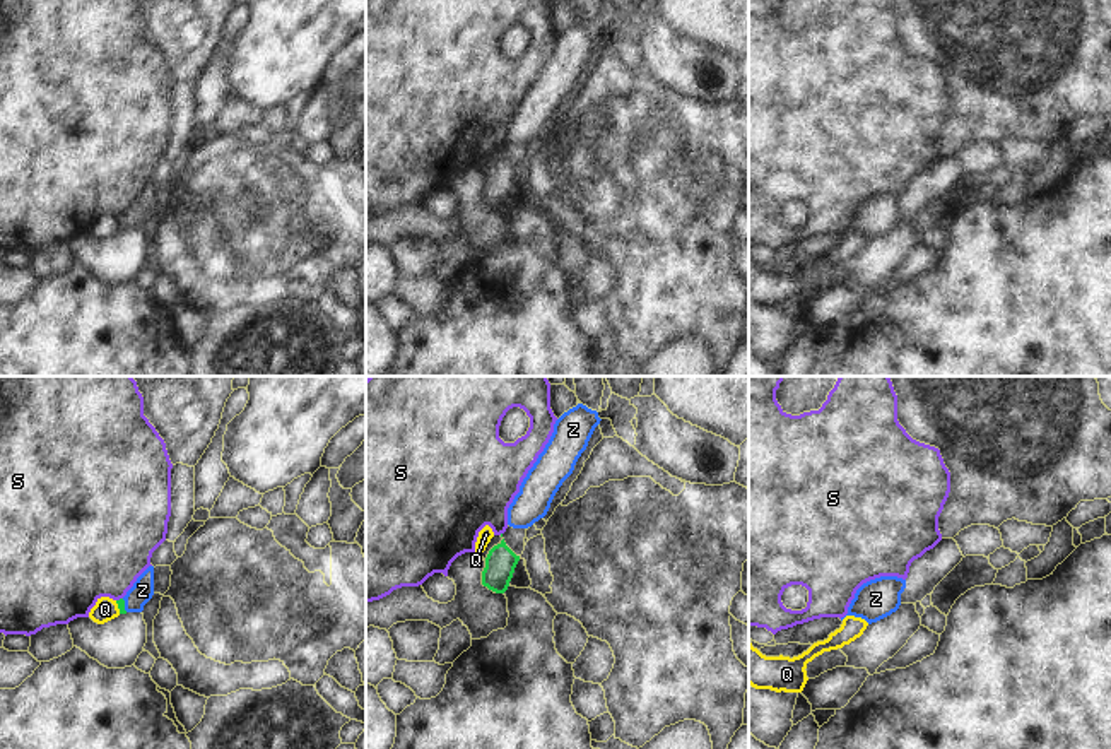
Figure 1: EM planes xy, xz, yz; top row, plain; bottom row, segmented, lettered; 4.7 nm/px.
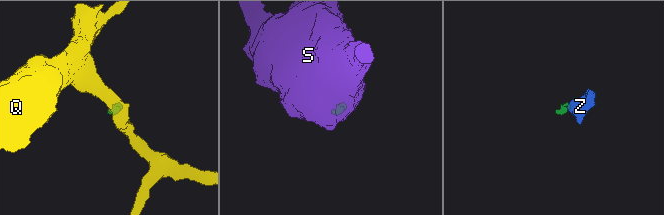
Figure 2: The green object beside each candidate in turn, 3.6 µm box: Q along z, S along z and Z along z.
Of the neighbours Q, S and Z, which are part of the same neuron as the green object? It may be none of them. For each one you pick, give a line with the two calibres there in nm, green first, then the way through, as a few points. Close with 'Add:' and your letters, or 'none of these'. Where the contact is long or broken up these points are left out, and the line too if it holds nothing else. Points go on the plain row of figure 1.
Z: 40 nm thick on the green side, 110 nm on the other; runs through xy (120, 219), (123, 223), (142, 207)
Add: Z

